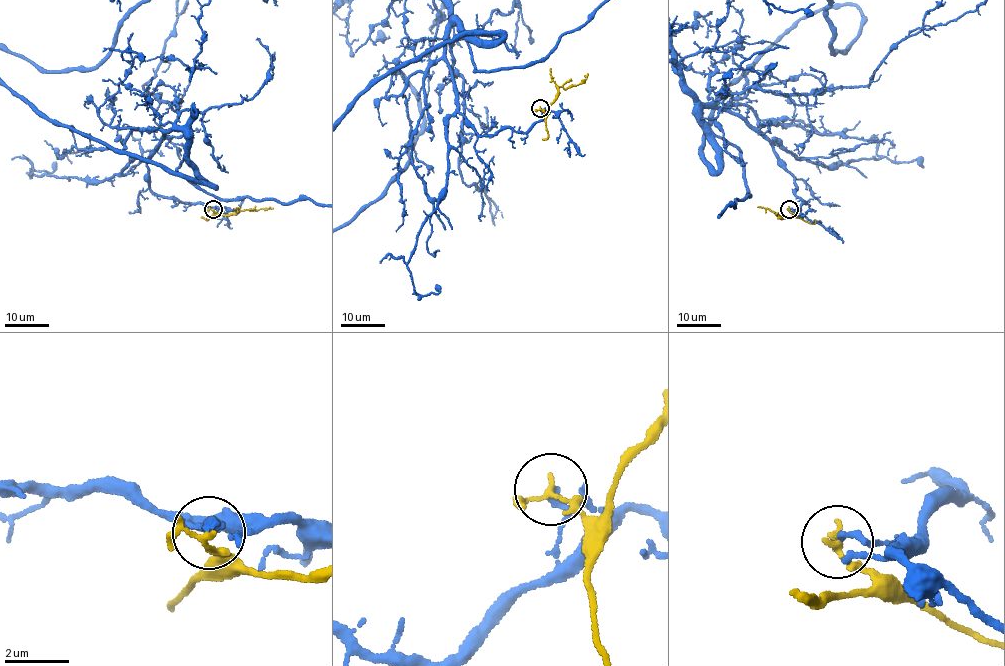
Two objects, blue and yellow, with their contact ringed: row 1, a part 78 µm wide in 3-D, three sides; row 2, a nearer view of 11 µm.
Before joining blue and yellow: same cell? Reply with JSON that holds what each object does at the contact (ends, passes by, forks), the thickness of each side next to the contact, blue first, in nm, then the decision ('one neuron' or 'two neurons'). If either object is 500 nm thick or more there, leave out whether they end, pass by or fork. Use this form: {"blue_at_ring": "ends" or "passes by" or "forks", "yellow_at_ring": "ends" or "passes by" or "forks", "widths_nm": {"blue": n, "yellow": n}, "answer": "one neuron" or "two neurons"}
{"blue_at_ring": "ends", "yellow_at_ring": "forks", "widths_nm": {"blue": 190, "yellow": 110}, "answer": "two neurons"}

